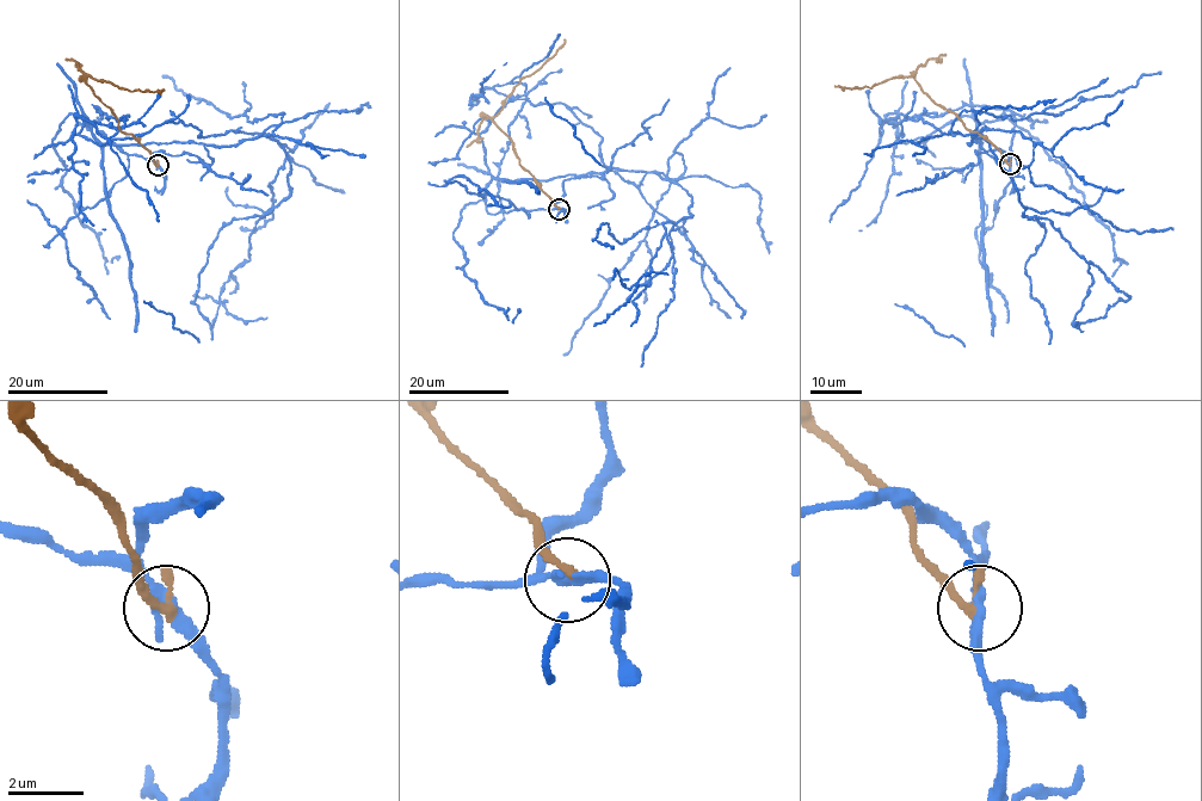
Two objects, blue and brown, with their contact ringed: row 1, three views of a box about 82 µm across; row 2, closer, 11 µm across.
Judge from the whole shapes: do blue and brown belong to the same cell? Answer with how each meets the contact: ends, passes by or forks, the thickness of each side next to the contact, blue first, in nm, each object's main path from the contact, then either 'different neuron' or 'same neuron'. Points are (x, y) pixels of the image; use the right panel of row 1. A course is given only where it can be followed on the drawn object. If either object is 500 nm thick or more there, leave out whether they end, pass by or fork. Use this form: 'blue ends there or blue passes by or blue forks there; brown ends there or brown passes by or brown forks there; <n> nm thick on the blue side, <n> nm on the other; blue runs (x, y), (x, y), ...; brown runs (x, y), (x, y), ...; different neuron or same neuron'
blue passes by; brown ends there; 280 nm thick on the blue side, 260 nm on the other; blue runs (1010, 165), (1011, 116), (963, 116), (907, 142), (900, 123), (1018, 131), (1036, 185), (1121, 230), (1173, 229); brown runs (1009, 165), (988, 140), (936, 104), (914, 74), (873, 87), (834, 86); different neuron

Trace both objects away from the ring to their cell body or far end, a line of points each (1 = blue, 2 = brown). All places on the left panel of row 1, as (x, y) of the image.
1: (156, 166), (86, 118), (78, 133), (98, 145), (165, 122), (278, 143), (272, 217), (240, 228)
2: (156, 166), (152, 154), (131, 134), (125, 134), (118, 119), (94, 94), (87, 78), (130, 91), (164, 90)

